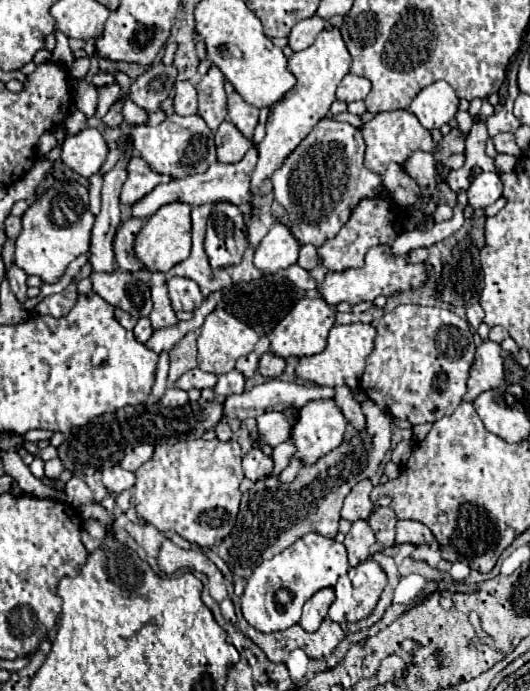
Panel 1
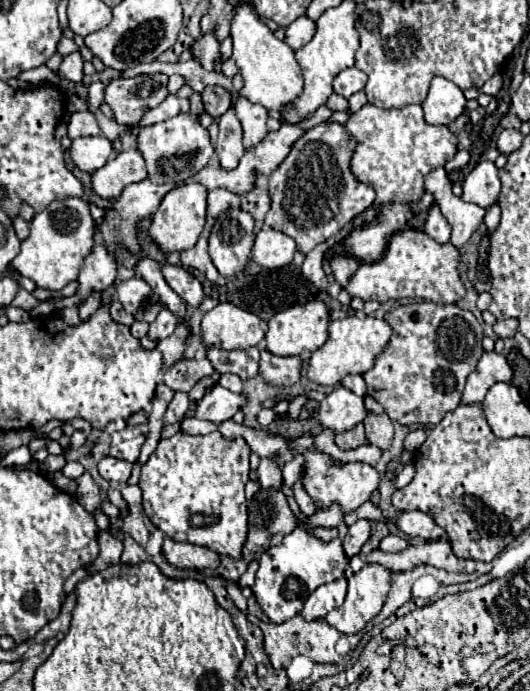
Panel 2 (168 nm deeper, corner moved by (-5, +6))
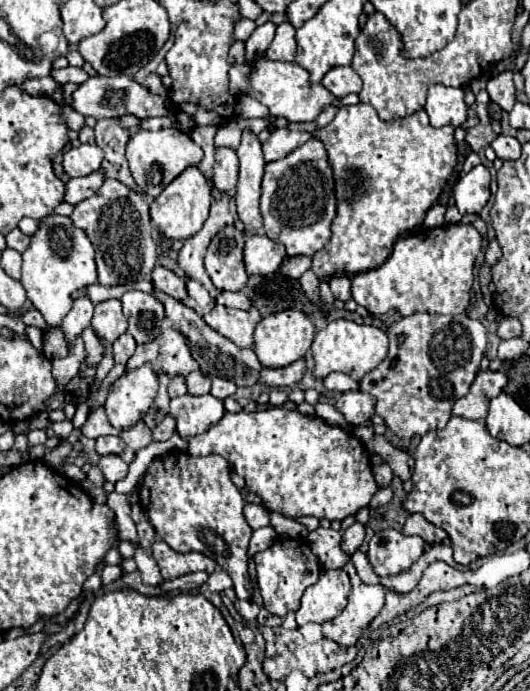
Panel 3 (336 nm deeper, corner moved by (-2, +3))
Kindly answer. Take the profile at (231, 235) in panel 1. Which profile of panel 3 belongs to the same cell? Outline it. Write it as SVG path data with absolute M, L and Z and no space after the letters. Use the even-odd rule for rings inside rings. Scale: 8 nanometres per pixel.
M233 225L213 237L205 255L205 269L219 291L241 291L247 285L243 245L243 233Z

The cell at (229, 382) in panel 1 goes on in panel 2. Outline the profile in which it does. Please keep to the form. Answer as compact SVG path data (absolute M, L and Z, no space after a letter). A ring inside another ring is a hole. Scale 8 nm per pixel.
M222 374L220 376L220 382L218 382L220 386L224 386L224 388L228 388L228 390L232 390L232 392L242 392L242 386L244 386L244 380L240 378L240 376L236 376L236 374Z

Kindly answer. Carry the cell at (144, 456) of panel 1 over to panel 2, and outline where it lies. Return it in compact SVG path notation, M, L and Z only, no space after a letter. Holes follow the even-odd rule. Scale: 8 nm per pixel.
M136 436L132 440L122 440L118 444L112 444L110 446L110 456L122 458L122 460L128 460L128 462L134 464L140 456L140 450L142 450L144 442L146 442L146 436Z

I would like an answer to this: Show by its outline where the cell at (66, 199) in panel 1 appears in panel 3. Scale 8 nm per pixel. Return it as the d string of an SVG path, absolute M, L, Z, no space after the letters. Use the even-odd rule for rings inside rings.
M45 217L39 231L31 237L29 249L23 253L21 285L25 287L33 309L37 309L51 327L59 327L73 305L73 293L93 283L97 283L97 269L91 241L81 229L73 227L69 217Z

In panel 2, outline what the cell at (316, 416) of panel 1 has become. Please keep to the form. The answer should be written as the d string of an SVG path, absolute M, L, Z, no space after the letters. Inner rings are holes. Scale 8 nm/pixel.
M338 386L330 394L326 394L326 398L318 404L314 418L324 430L342 434L354 428L358 422L362 422L364 414L364 398L352 394L344 386Z

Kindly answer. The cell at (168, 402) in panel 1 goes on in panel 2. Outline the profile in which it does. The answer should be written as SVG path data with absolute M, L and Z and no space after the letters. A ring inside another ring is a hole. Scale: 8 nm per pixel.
M176 392L172 402L168 404L168 410L166 410L166 416L164 416L164 422L166 424L174 424L174 422L180 422L186 414L190 406L190 400L188 400L188 394L186 392Z

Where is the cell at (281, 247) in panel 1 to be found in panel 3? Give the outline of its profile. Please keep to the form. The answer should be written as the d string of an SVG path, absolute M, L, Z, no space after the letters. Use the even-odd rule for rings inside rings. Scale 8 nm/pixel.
M251 235L245 241L243 261L249 275L269 275L275 273L285 259L285 247L269 237Z

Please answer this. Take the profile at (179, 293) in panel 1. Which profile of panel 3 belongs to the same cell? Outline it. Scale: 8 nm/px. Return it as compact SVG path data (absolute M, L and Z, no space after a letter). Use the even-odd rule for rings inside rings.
M161 263L155 265L153 273L151 273L151 283L155 285L155 289L163 291L165 295L173 297L173 299L183 299L187 297L187 291L185 291L185 281L181 277L177 277L171 269L163 267Z

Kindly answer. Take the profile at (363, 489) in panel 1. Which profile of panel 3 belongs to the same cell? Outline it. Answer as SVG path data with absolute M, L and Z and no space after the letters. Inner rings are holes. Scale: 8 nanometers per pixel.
M283 407L255 413L227 411L205 433L191 437L185 453L193 457L221 455L245 479L245 489L261 497L267 511L291 519L311 515L341 521L367 507L377 493L369 453L353 433L327 425L315 415L301 415Z

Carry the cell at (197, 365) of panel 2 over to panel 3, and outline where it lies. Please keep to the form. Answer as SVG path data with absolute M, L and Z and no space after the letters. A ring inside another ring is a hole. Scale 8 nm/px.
M159 373L159 393L157 393L157 399L155 399L153 407L149 409L149 413L145 415L145 419L143 419L149 429L155 429L155 425L169 413L169 395L167 395L169 381L171 381L171 375Z

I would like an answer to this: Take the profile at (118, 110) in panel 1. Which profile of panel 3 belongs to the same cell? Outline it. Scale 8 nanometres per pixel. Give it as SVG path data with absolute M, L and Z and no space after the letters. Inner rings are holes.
M97 75L97 77L87 79L71 95L71 107L77 113L81 113L83 117L95 117L95 119L103 119L103 117L123 117L127 113L133 113L139 119L157 117L157 115L169 115L167 97L159 97L159 95L149 93L143 85L135 83L131 77L125 77L125 75L117 75L117 77Z

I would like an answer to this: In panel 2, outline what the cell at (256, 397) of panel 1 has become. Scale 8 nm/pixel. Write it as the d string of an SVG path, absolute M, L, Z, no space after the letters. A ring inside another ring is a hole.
M214 386L210 392L206 392L202 402L198 402L196 418L220 424L224 420L234 418L234 414L240 412L246 402L248 400L244 394L234 394L222 386Z

